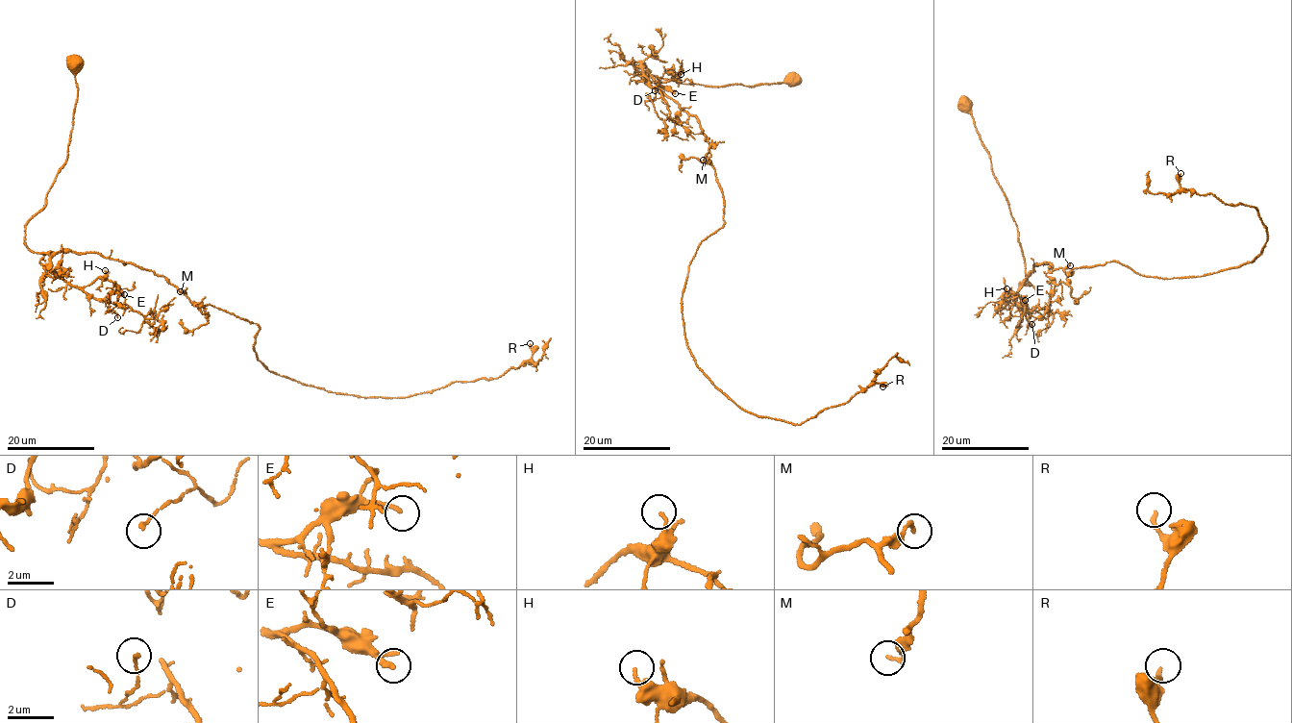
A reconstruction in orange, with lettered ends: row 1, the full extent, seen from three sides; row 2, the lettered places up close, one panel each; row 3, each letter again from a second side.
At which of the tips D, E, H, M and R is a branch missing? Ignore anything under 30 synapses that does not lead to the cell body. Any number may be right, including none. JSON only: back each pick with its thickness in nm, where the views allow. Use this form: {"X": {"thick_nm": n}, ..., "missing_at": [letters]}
{"E": {"thick_nm": 200}, "missing_at": ["E"]}

